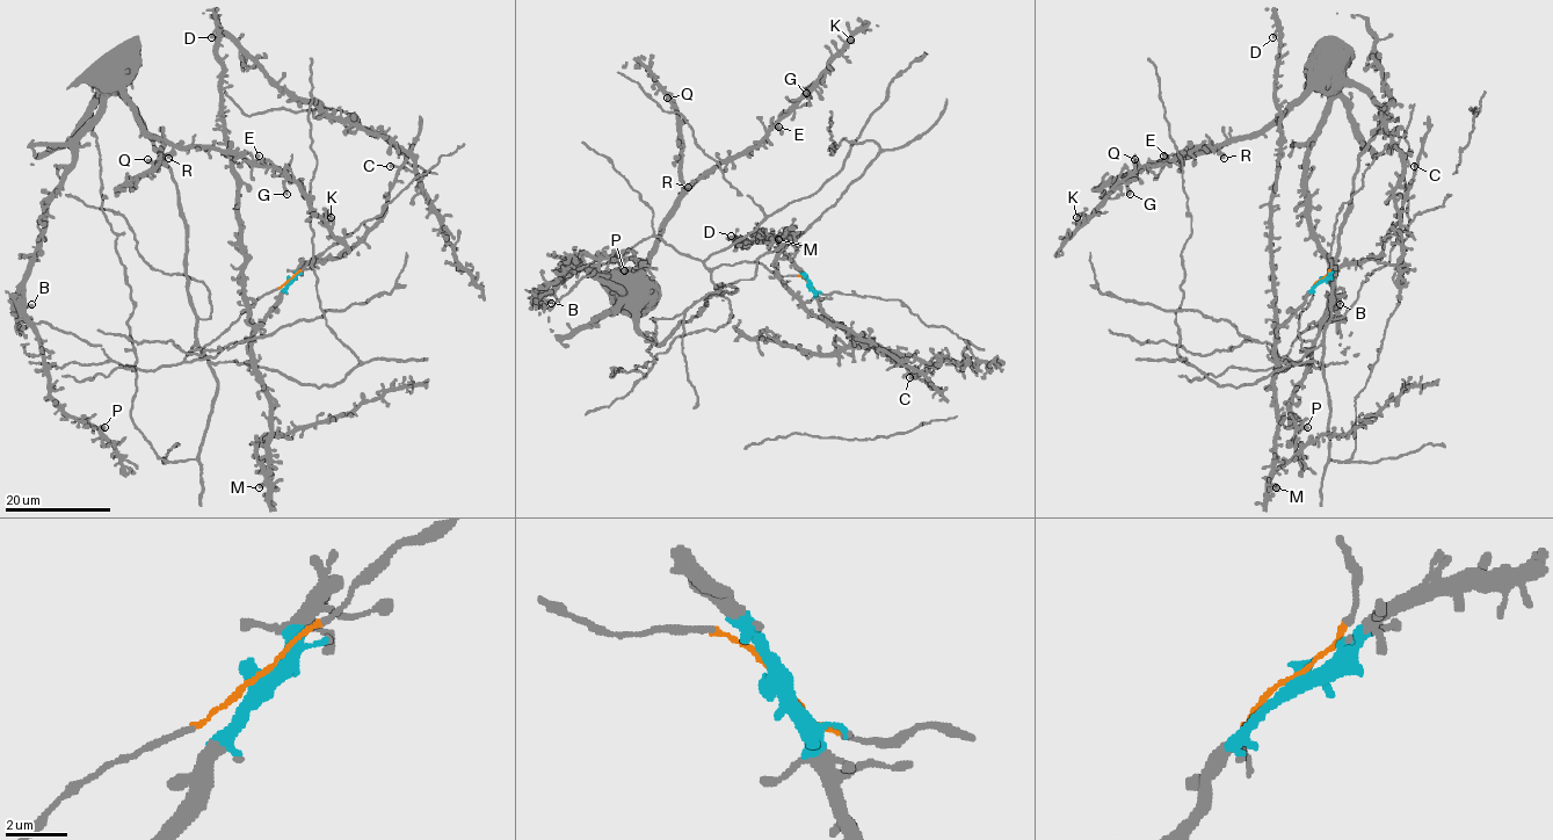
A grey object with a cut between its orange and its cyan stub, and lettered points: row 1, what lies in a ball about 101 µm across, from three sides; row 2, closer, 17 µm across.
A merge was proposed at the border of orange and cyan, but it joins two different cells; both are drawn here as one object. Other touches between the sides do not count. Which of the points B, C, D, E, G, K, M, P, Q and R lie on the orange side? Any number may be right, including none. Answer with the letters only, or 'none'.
B, E, G, K, P, Q, R

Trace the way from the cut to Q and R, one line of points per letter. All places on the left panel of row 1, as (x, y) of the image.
Q: (289, 279), (191, 350), (195, 318), (175, 181), (116, 85), (161, 142), (160, 160), (146, 159)
R: (289, 279), (191, 350), (187, 224), (172, 171), (116, 85), (139, 123), (172, 147), (168, 158)

